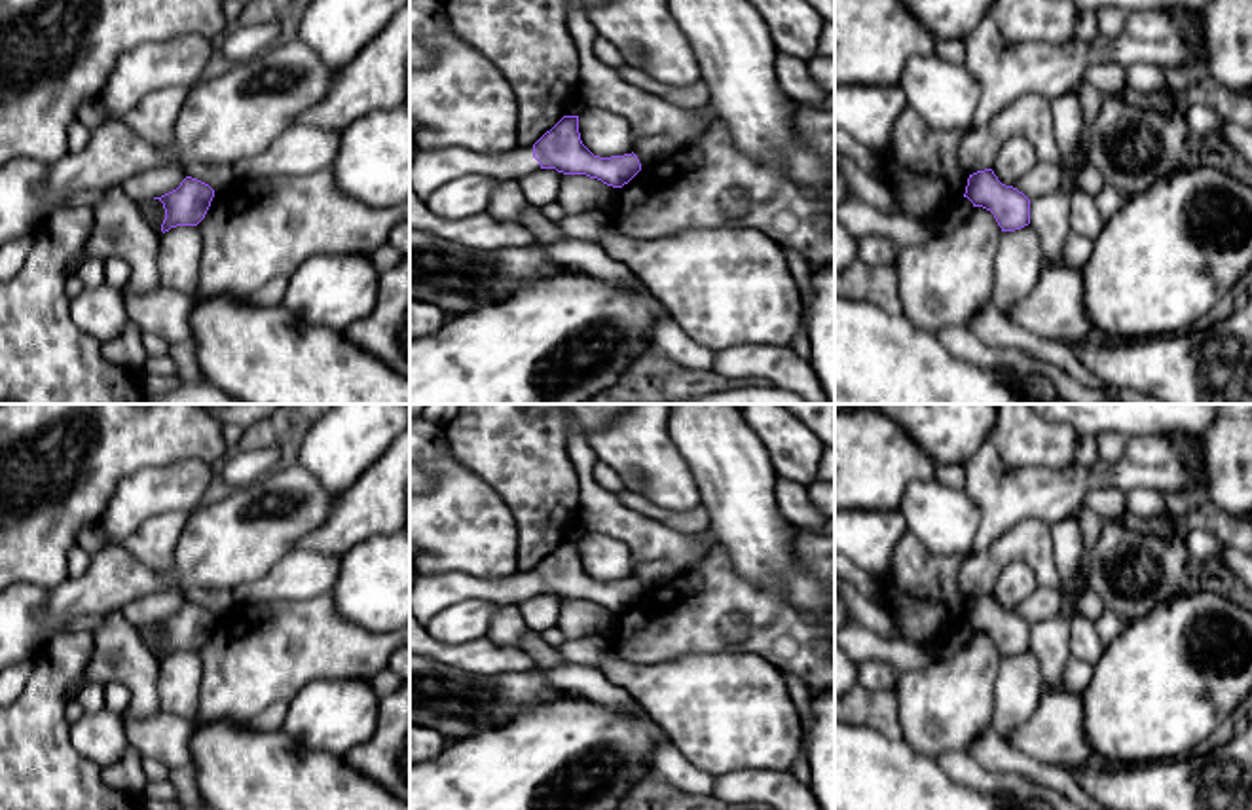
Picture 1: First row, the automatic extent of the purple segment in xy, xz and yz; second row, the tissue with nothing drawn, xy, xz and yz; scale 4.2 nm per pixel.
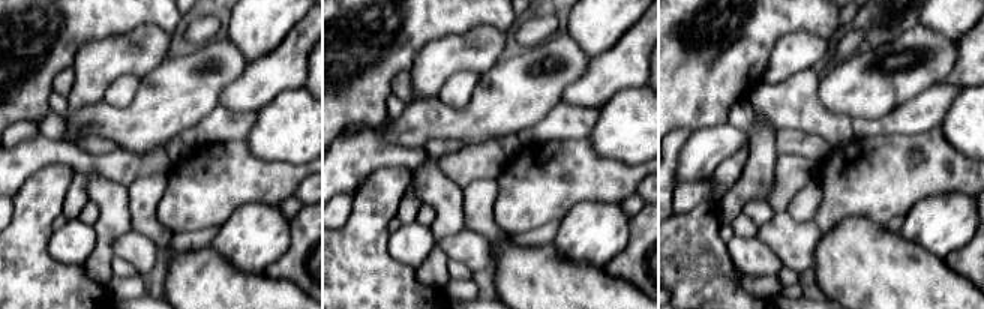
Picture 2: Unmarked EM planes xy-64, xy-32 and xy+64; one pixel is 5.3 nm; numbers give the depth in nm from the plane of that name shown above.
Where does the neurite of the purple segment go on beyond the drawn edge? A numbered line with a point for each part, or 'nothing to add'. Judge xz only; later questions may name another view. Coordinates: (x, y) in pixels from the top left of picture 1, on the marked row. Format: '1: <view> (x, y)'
1: xz (431, 167)

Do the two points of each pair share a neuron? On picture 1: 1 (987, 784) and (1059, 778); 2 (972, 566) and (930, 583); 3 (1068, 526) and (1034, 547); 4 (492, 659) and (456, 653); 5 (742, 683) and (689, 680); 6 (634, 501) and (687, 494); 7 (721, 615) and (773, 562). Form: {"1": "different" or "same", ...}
{"1": "different", "2": "different", "3": "different", "4": "same", "5": "same", "6": "different", "7": "different"}

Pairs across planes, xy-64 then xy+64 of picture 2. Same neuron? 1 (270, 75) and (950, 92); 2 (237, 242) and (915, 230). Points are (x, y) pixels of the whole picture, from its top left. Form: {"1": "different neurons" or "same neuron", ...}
{"1": "different neurons", "2": "same neuron"}

